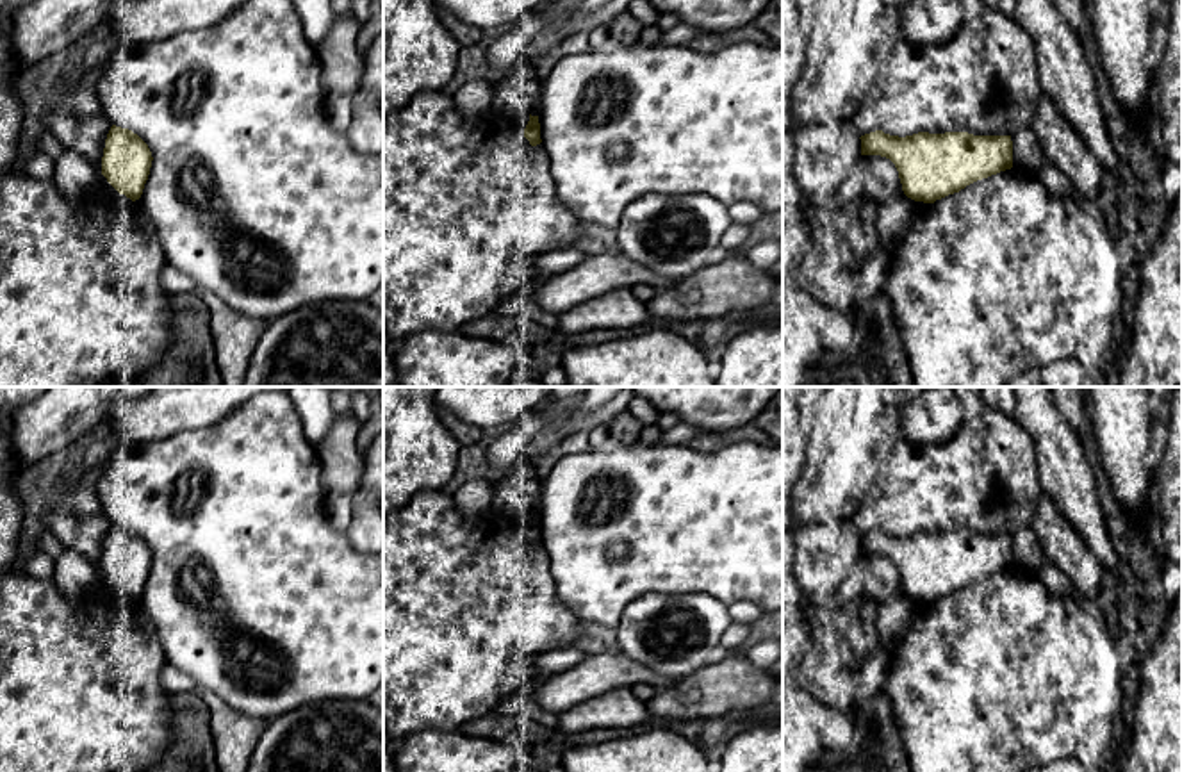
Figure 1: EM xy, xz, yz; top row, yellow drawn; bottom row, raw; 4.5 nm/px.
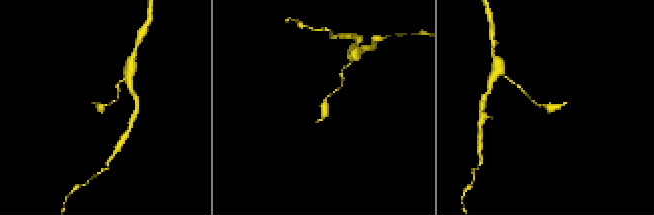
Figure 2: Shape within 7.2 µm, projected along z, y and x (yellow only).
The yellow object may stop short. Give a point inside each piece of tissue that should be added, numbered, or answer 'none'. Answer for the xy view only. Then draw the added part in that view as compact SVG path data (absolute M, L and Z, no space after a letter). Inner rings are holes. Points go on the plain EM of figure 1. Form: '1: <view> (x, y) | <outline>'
none

